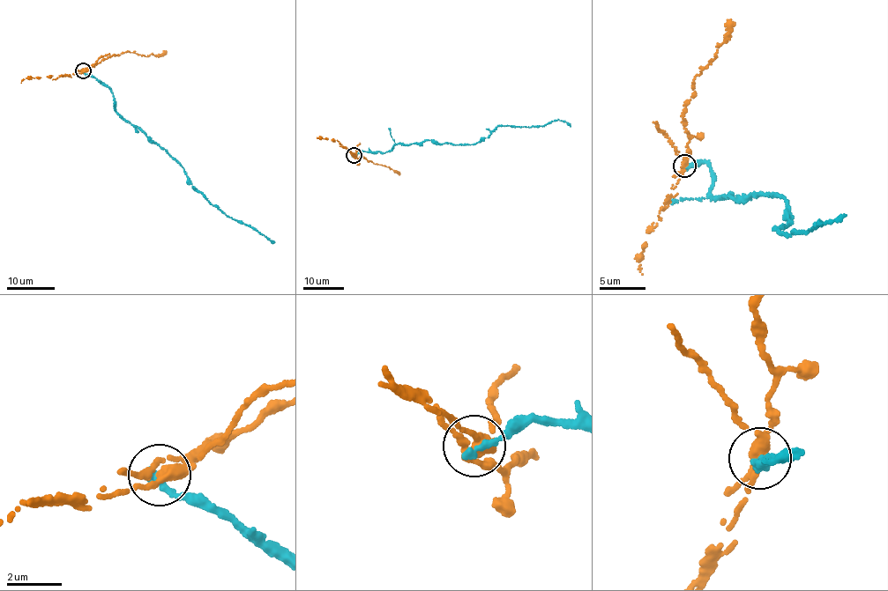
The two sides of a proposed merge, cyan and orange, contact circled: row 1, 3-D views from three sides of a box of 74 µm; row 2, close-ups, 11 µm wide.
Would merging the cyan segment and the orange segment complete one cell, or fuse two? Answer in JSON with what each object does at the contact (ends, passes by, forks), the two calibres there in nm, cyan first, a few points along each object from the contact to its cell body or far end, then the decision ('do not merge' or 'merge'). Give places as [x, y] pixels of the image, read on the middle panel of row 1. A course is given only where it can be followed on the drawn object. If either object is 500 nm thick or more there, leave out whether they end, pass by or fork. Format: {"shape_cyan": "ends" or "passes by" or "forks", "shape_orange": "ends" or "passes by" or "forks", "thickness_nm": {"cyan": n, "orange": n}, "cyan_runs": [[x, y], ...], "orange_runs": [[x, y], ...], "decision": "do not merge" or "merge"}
{"shape_cyan": "ends", "shape_orange": "forks", "thickness_nm": {"cyan": 360, "orange": 300}, "cyan_runs": [[354, 155], [431, 140], [473, 144], [500, 126], [543, 127], [559, 119], [570, 127]], "orange_runs": [[354, 155], [353, 158], [362, 157], [399, 173]], "decision": "do not merge"}

